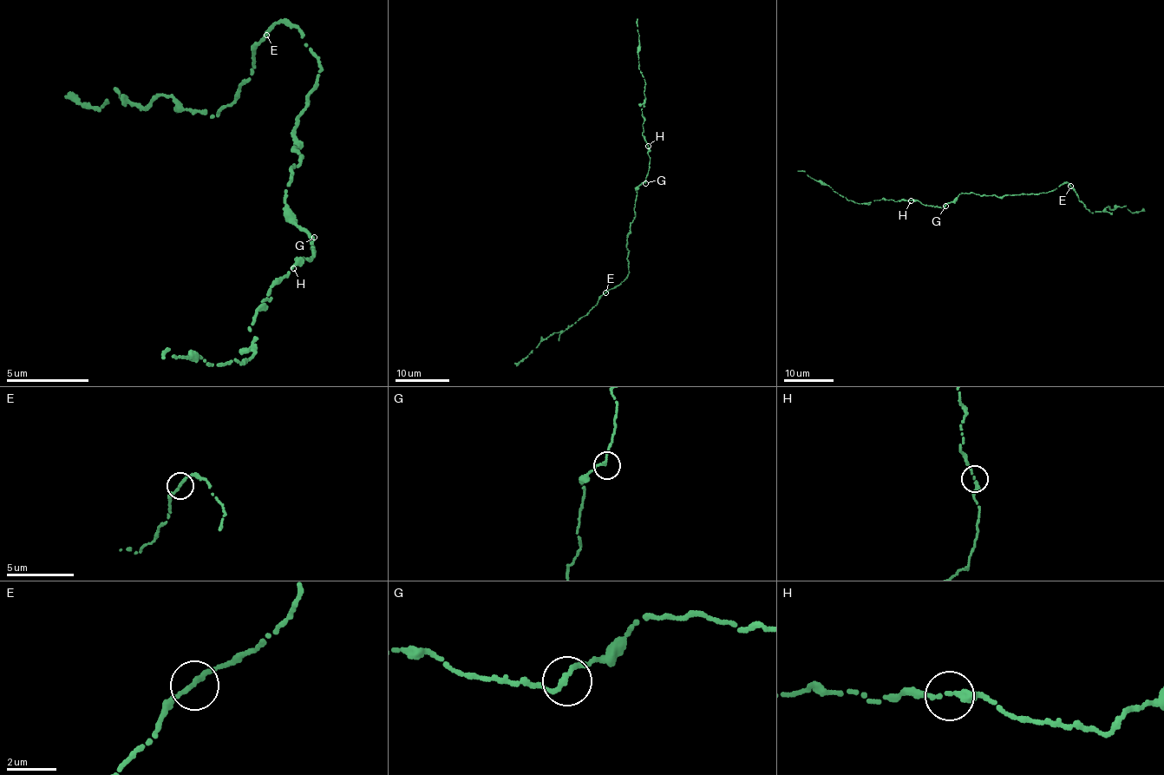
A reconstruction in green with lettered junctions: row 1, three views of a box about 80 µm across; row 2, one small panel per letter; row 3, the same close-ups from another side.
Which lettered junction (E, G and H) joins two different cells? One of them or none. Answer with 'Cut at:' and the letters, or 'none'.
Cut at: E

